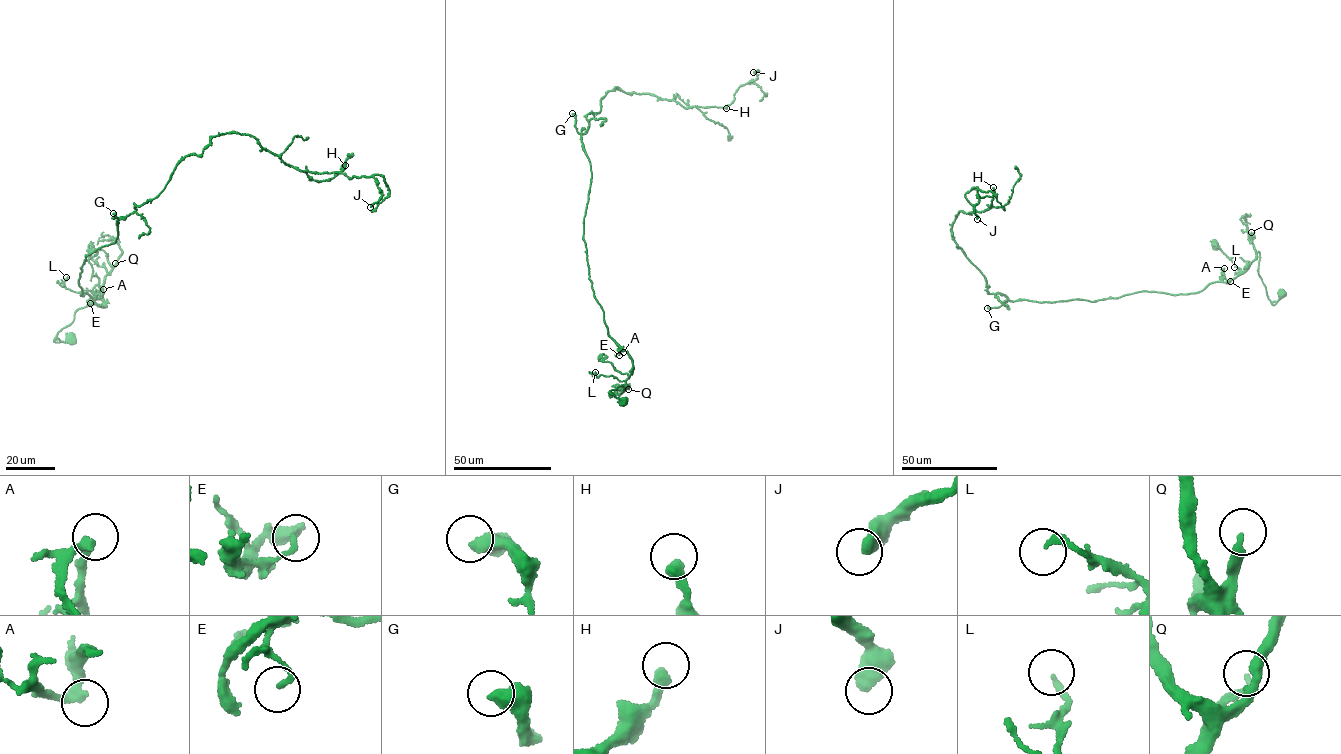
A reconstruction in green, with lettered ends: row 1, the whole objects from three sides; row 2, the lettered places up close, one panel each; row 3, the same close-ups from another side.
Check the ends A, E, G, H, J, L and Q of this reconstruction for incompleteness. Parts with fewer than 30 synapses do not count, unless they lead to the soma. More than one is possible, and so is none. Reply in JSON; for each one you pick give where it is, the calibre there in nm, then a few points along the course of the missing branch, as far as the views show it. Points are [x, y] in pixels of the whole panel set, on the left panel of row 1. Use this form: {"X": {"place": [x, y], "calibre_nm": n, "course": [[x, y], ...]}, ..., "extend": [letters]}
{"A": {"place": [103, 289], "calibre_nm": 240, "course": [[103, 289], [108, 277], [103, 268], [105, 265]]}, "extend": ["A"]}

